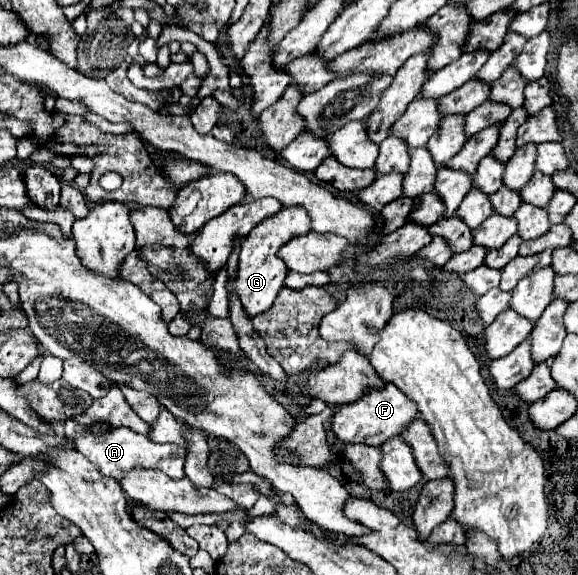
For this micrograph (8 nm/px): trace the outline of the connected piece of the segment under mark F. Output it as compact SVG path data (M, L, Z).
M386 383L382 389L370 389L362 399L354 403L346 403L340 409L334 409L332 415L332 431L342 443L366 443L370 447L378 447L390 437L402 433L402 429L416 417L418 407L402 393L394 383Z

